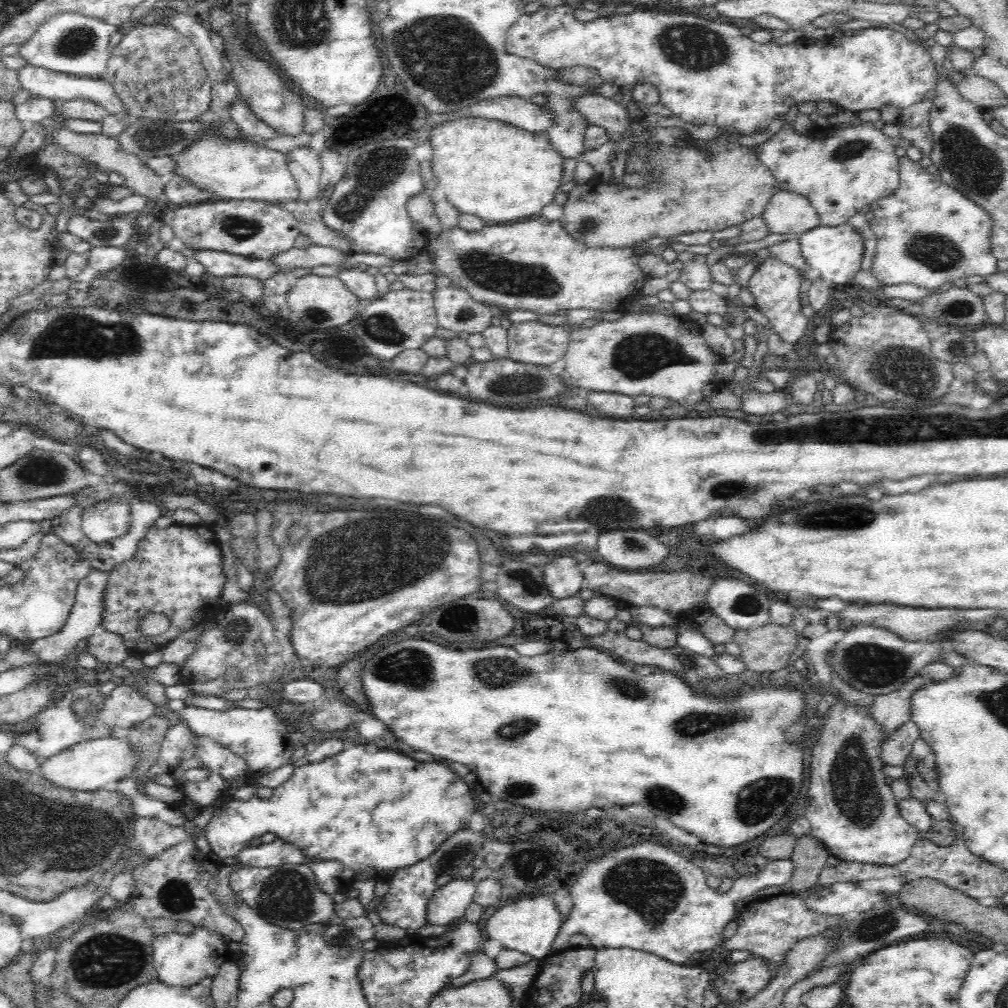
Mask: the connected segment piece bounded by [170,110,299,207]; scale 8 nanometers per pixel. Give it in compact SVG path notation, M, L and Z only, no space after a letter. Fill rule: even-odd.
M207 110L197 116L193 122L199 124L197 135L184 147L183 151L171 156L173 162L173 172L185 182L195 186L198 190L203 190L210 194L209 203L231 202L234 200L252 200L268 205L288 205L299 201L299 192L288 168L288 155L286 153L272 149L266 145L266 139L256 138L242 133L237 137L228 137L220 131L220 126L228 122L227 115Z

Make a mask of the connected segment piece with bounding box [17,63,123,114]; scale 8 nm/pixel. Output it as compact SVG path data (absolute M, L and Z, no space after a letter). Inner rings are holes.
M24 64L17 71L17 79L21 90L25 90L31 98L47 98L58 103L64 103L71 100L85 100L102 105L108 114L114 114L122 111L121 100L114 94L113 88L105 81L105 79L92 80L91 78L78 78L58 72L51 72L44 68L37 68L31 64Z

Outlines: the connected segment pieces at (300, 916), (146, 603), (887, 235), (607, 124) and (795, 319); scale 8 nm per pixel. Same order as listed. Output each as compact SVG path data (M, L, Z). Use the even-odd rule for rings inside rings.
M304 864L245 867L231 877L230 883L233 892L258 916L281 928L300 930L307 924L328 923L336 912L333 896L320 888L315 873Z
M172 524L167 528L150 528L146 538L138 544L137 554L130 560L118 564L108 574L108 588L104 598L104 618L102 627L106 630L122 635L126 639L130 656L141 659L149 652L165 647L180 634L195 627L199 627L202 621L212 620L219 609L222 608L221 596L228 582L228 575L224 571L223 551L219 540L216 538L212 527L204 524L193 526ZM148 614L161 614L169 620L166 632L156 636L144 635L140 631L140 624L144 622L144 616Z
M907 156L900 158L896 193L872 202L866 209L874 215L869 220L869 226L877 238L871 274L884 285L913 284L922 290L937 292L953 286L953 282L960 278L985 277L996 270L997 260L990 248L992 221L989 216L964 194L944 184L938 175L920 167L918 161L912 161Z
M596 92L576 95L571 107L590 124L602 127L607 132L608 138L615 142L633 120L626 115L624 103L602 97Z
M771 254L759 264L749 280L749 287L747 288L755 298L754 313L766 316L779 338L782 341L790 342L792 345L804 335L806 324L809 321L802 313L802 307L806 300L805 290L802 288L803 283L804 275L800 275L798 269Z

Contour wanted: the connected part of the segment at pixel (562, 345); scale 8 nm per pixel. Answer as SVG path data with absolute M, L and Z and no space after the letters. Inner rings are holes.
M537 320L512 323L508 329L509 358L522 364L549 367L562 360L572 328L546 325Z

